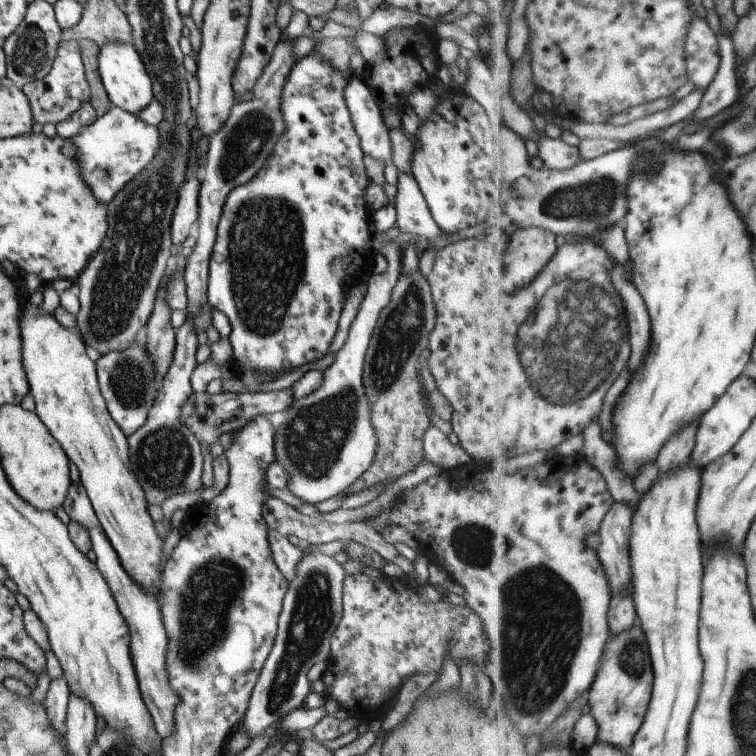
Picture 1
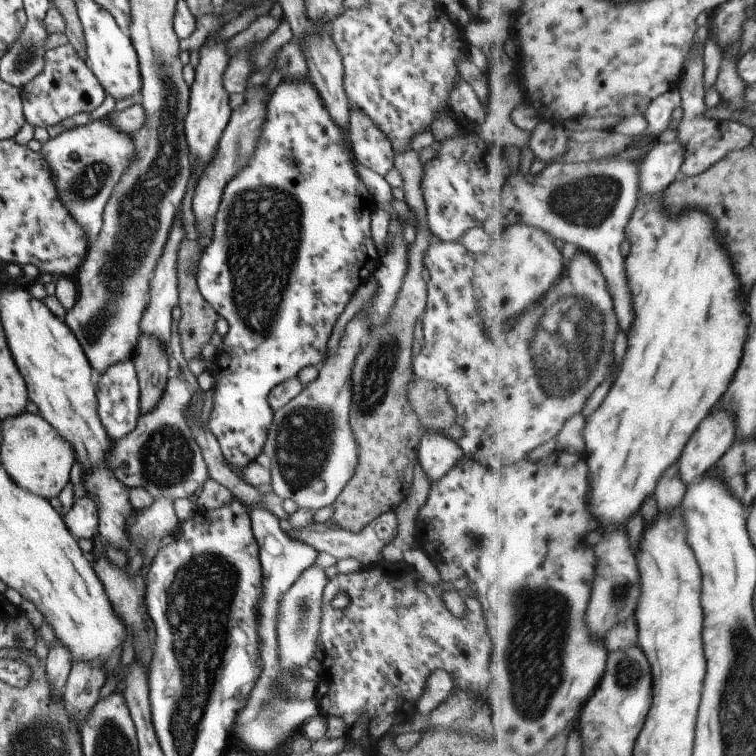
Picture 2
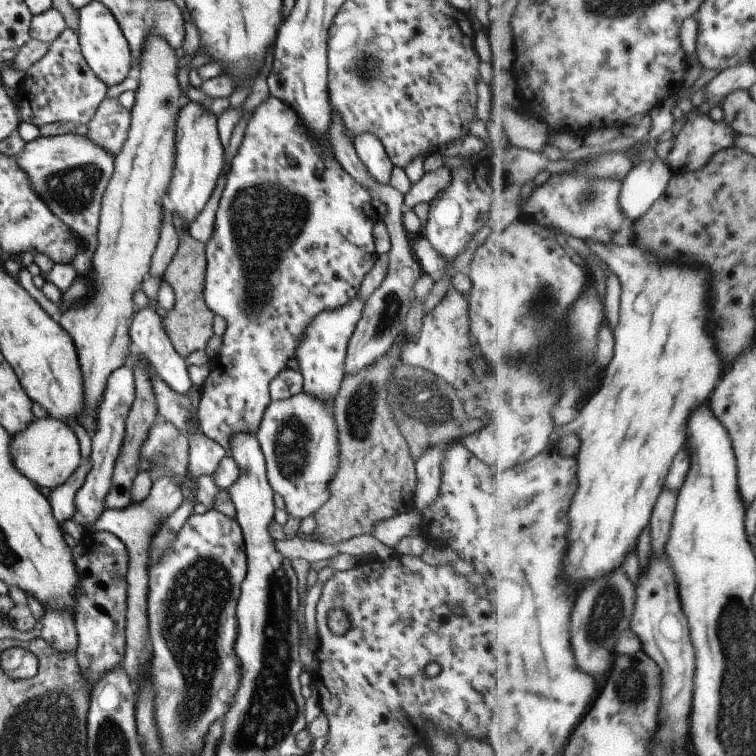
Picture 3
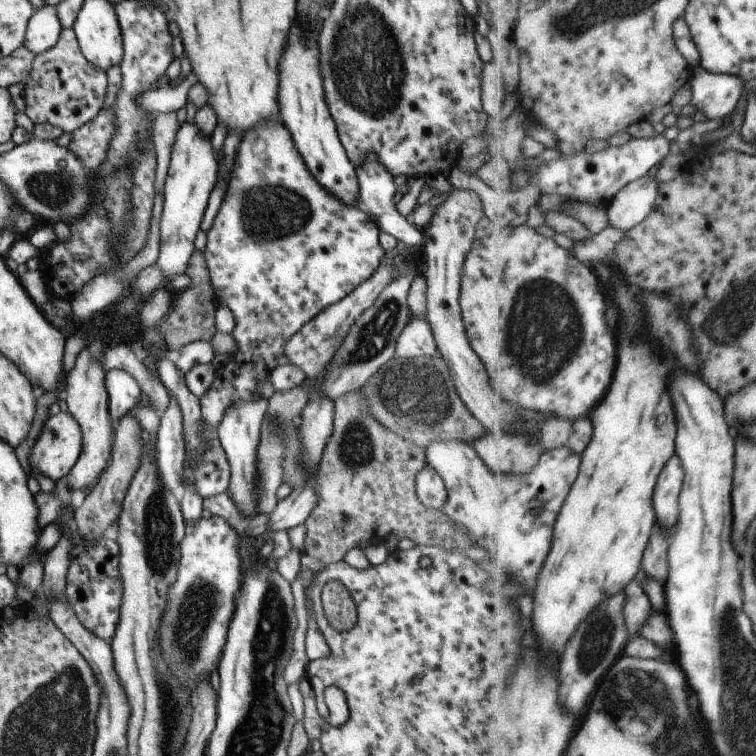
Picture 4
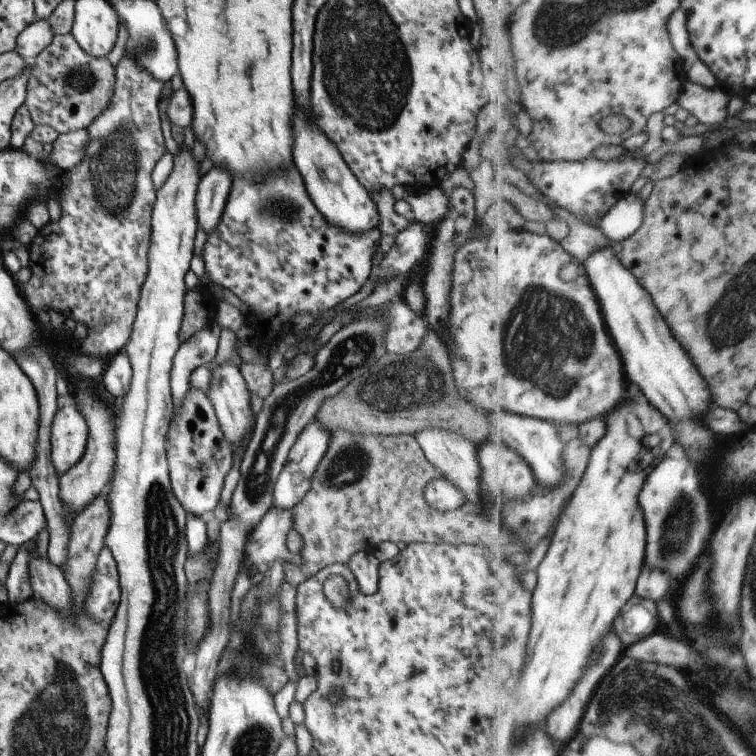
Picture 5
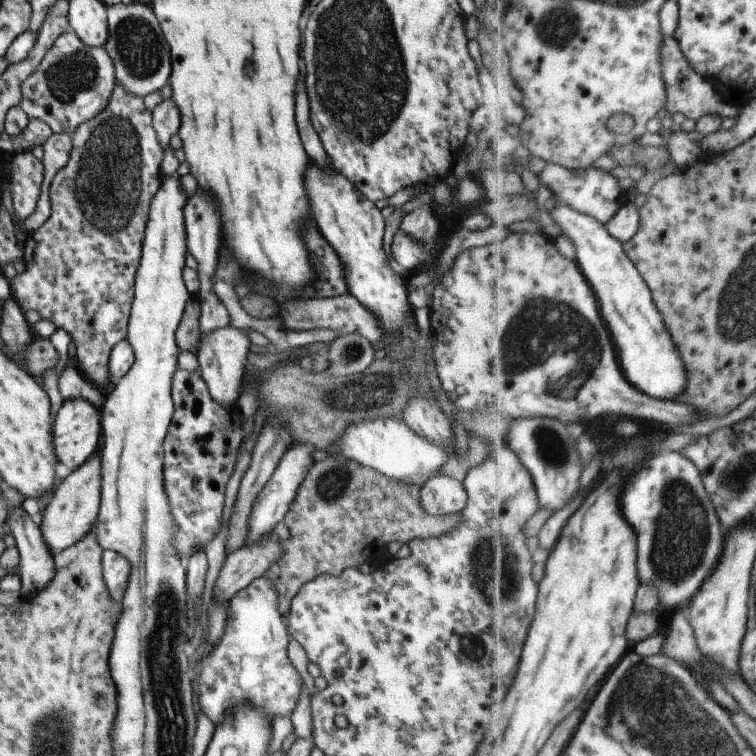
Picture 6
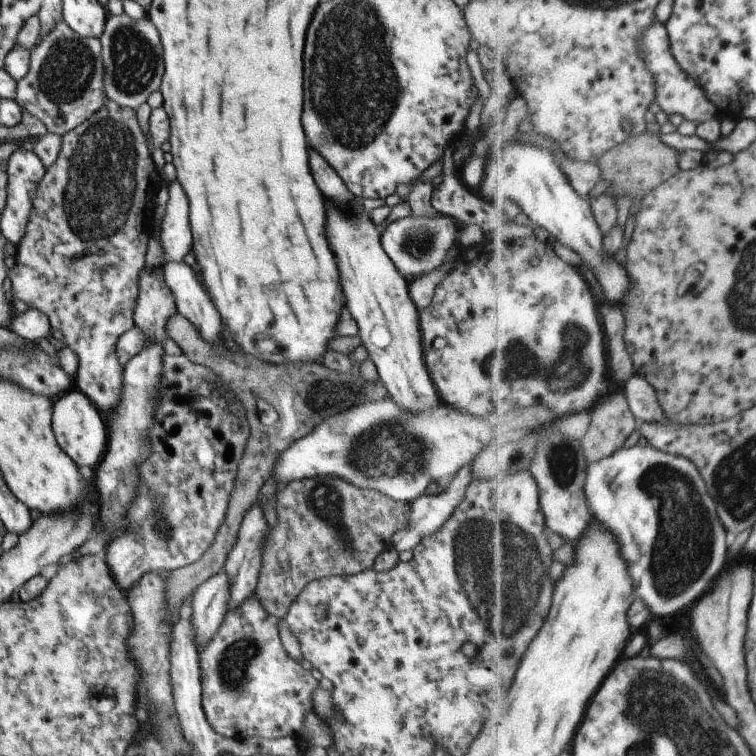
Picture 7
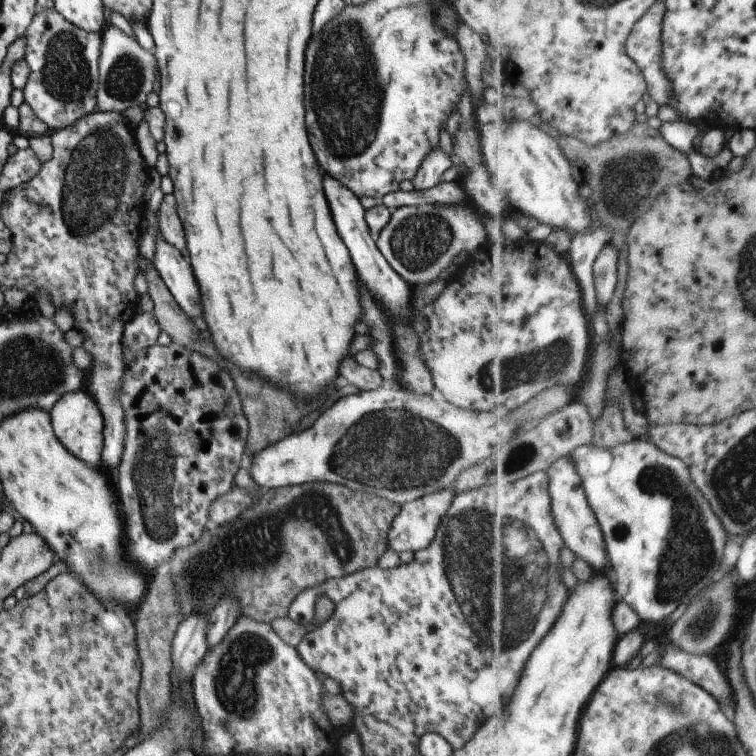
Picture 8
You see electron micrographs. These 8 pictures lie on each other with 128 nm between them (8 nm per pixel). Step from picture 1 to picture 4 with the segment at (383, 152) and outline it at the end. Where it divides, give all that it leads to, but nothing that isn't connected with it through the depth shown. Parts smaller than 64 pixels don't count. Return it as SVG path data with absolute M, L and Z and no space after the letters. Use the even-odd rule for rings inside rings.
M367 154L359 166L353 166L353 170L355 171L355 178L357 178L360 203L363 210L373 218L373 222L376 223L381 232L386 232L389 236L393 236L396 242L403 242L411 251L419 255L424 245L422 232L417 230L413 223L407 222L404 216L395 210L393 195L396 192L396 187L393 185L391 174L377 162L375 154Z

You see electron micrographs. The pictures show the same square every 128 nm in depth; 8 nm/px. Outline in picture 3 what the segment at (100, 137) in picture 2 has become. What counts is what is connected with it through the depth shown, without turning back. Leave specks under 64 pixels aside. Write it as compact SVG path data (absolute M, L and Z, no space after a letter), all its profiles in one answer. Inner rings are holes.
M70 132L55 137L35 138L25 143L14 160L26 175L37 198L79 239L82 250L74 255L70 264L76 273L85 277L90 274L89 267L95 253L100 199L112 174L113 157L106 154L102 147L94 146L91 140Z

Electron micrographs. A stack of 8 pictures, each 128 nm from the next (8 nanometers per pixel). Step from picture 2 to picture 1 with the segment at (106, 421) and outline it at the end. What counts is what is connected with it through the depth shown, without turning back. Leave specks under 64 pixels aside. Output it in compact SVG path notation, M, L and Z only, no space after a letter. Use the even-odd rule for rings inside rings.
M143 334L133 340L133 344L125 350L105 352L93 361L99 392L103 396L106 408L127 438L139 428L146 419L149 407L155 400L156 392L160 389L161 381L157 380L155 370L151 366L149 356L145 354L145 338Z

